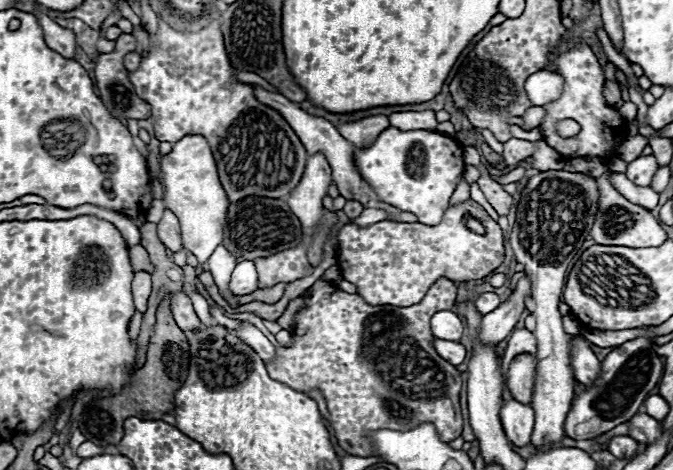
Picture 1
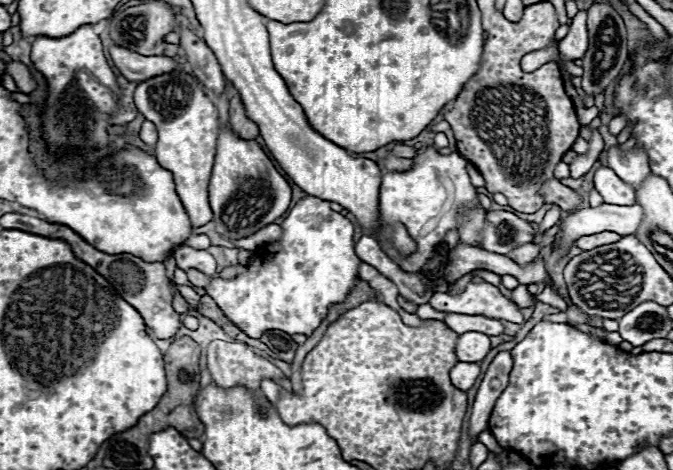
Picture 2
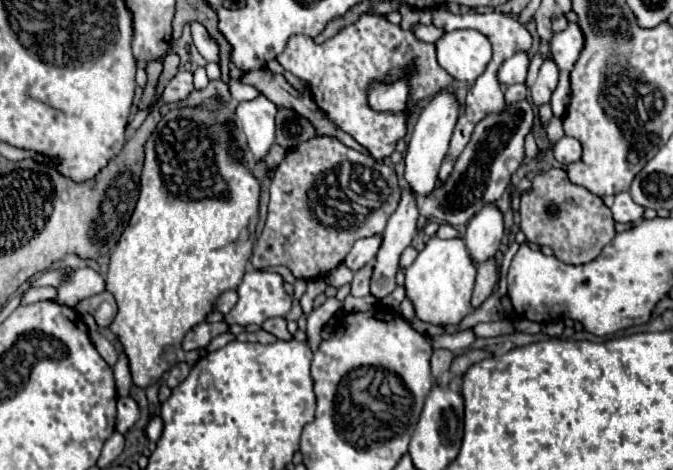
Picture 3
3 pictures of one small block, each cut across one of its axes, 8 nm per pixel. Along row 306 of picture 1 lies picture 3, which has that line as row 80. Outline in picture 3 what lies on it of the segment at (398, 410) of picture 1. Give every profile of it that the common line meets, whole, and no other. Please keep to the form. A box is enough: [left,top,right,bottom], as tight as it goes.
[278,14,452,160]

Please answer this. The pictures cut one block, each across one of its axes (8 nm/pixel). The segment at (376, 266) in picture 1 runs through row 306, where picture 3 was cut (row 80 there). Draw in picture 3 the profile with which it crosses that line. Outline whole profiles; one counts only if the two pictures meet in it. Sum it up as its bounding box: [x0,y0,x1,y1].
[368,80,408,112]

